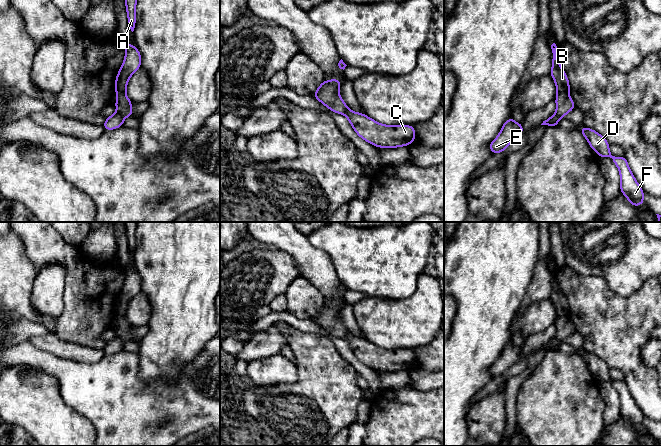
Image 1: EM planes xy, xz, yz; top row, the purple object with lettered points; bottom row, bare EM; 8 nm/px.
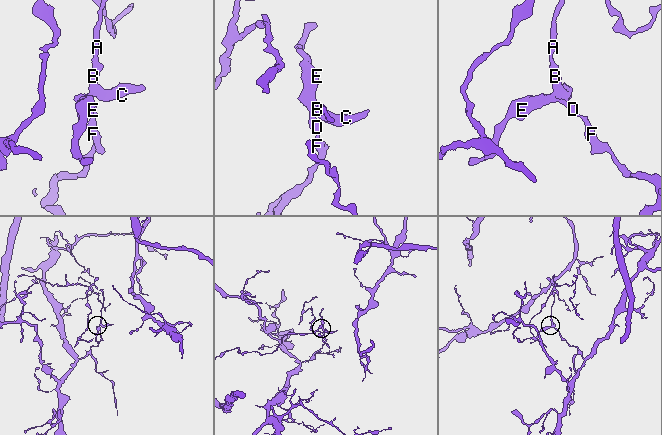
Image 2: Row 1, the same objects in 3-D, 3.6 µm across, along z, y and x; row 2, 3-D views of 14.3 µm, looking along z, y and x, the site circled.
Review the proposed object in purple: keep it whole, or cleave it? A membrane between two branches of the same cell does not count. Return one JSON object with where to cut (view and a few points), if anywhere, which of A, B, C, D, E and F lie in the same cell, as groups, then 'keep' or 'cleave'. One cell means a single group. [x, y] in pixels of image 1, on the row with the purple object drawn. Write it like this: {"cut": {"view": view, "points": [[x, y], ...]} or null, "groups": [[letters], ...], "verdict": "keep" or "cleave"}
{"cut": {"view": "xy", "points": [[117, 111], [124, 117]]}, "groups": [["A", "B", "C"], ["D", "E", "F"]], "verdict": "cleave"}

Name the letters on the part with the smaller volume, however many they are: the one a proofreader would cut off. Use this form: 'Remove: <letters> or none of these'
Remove: A, B, C

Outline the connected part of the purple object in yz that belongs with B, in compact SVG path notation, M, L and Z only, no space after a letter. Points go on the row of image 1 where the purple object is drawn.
M556 40L550 42L550 47L552 52L552 69L550 75L555 81L557 89L557 95L555 98L556 114L560 118L563 118L567 113L575 109L575 104L574 101L569 97L569 80L557 59L556 51L558 44Z

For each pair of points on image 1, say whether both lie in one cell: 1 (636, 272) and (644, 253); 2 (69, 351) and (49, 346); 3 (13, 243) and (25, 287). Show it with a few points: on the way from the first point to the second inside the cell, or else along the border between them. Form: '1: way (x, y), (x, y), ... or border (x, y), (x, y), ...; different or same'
1: way (636, 267), (644, 258); same
2: way (64, 349), (54, 346); same
3: way (13, 254), (14, 276); same

